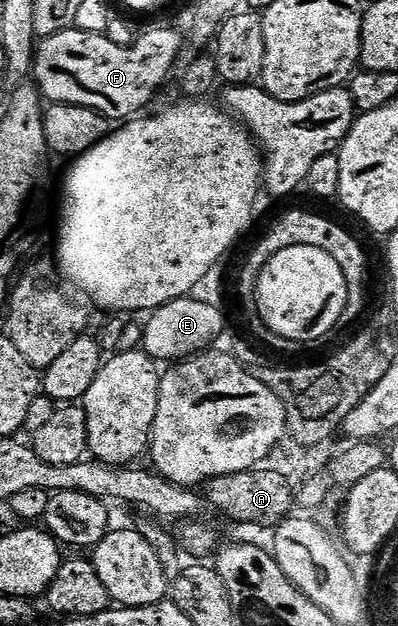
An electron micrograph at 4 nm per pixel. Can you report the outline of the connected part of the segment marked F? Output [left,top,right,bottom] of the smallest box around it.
[32,26,183,122]

